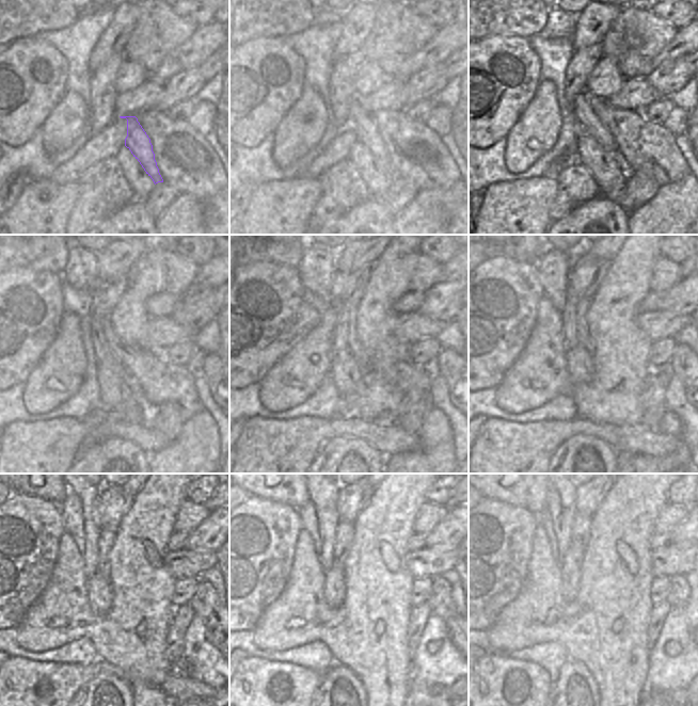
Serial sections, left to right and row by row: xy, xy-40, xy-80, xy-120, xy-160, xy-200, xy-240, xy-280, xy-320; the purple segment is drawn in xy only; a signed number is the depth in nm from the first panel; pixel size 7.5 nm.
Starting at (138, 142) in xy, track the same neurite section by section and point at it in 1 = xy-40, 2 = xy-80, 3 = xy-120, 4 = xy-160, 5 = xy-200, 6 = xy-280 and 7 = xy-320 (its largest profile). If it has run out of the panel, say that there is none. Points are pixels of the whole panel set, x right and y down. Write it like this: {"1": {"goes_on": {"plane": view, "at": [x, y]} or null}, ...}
{"1": {"goes_on": {"plane": "xy-40", "at": [360, 121]}}, "2": {"goes_on": {"plane": "xy-80", "at": [588, 122]}}, "3": {"goes_on": {"plane": "xy-120", "at": [106, 356]}}, "4": {"goes_on": {"plane": "xy-160", "at": [338, 338]}}, "5": {"goes_on": {"plane": "xy-200", "at": [568, 315]}}, "6": {"goes_on": {"plane": "xy-280", "at": [323, 495]}}, "7": {"goes_on": {"plane": "xy-320", "at": [560, 507]}}}

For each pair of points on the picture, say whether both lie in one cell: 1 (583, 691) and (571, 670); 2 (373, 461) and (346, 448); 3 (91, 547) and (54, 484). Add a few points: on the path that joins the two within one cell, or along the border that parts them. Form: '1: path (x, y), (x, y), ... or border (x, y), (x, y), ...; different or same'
1: path (577, 686), (572, 675); same
2: path (366, 459), (355, 449), (352, 449); same
3: border (66, 484), (69, 491); different

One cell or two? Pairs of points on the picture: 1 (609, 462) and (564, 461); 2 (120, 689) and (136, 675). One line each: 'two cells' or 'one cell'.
1: one cell
2: two cells

